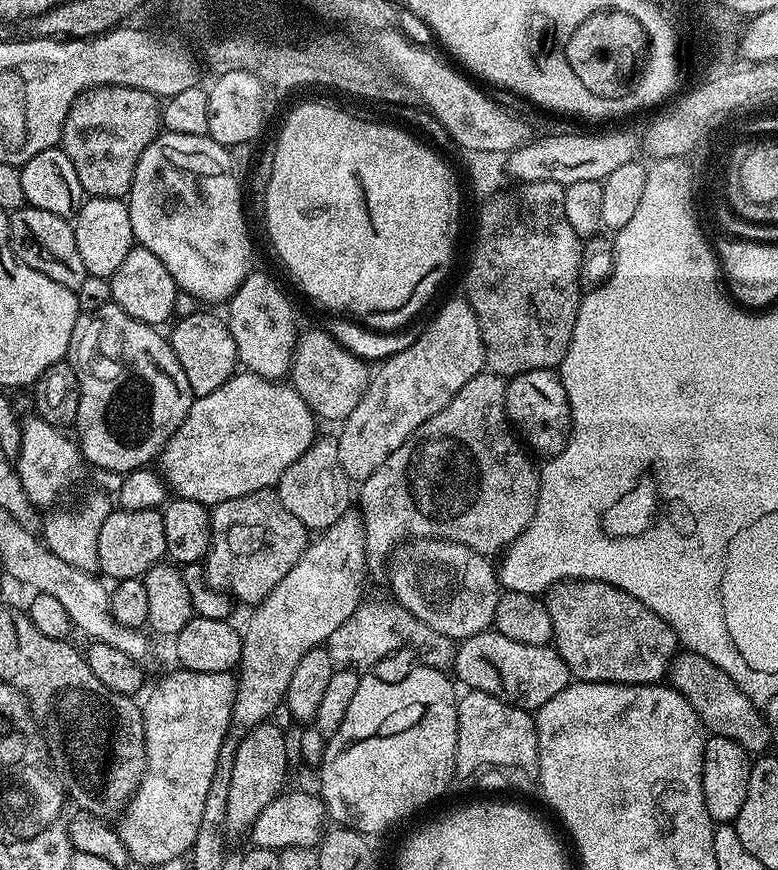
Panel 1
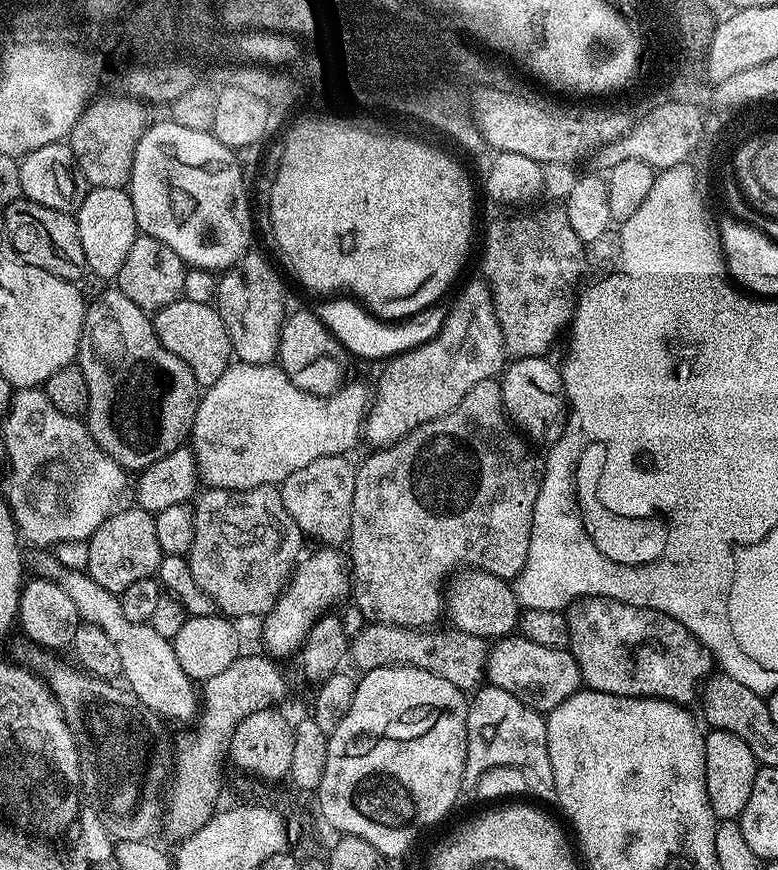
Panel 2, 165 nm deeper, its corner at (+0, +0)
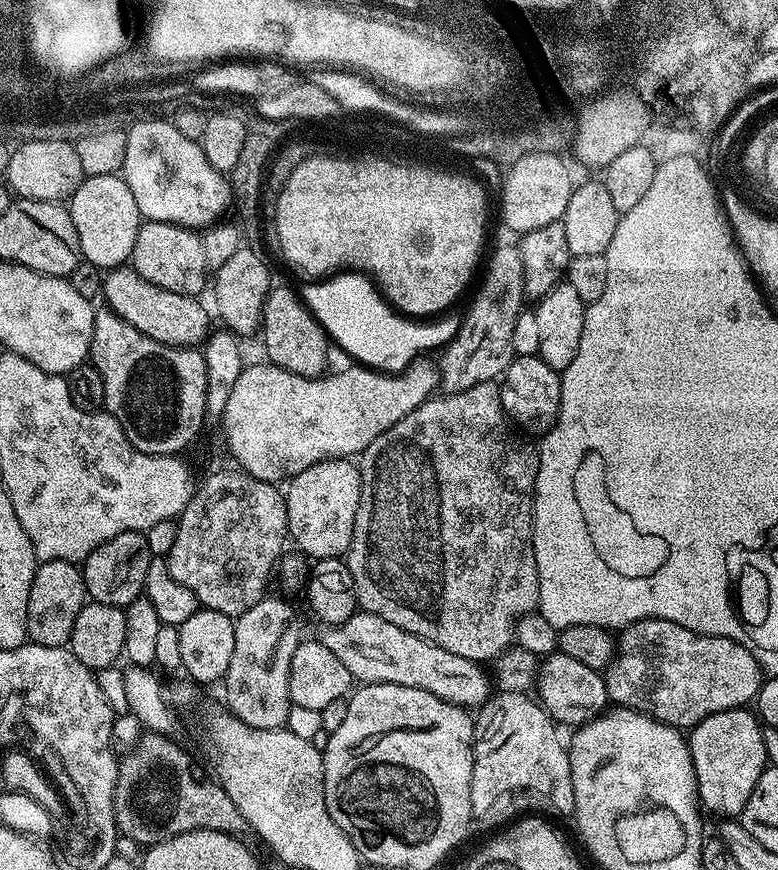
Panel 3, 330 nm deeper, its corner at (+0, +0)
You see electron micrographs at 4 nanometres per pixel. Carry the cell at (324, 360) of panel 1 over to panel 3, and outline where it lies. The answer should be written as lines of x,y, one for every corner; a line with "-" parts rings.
273,287
264,303
262,337
264,352
269,361
282,370
299,376
323,376
328,364
328,344
330,337
324,327
316,321
316,315
304,303
301,293
292,288

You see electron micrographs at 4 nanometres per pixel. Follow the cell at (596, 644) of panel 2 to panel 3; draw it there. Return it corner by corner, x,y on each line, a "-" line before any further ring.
654,619
639,620
619,633
618,647
602,675
608,699
613,705
633,708
681,730
695,728
698,722
710,718
710,714
751,705
760,693
762,683
761,666
746,646
730,638
703,636
694,630
686,630
686,626
678,626
678,622

